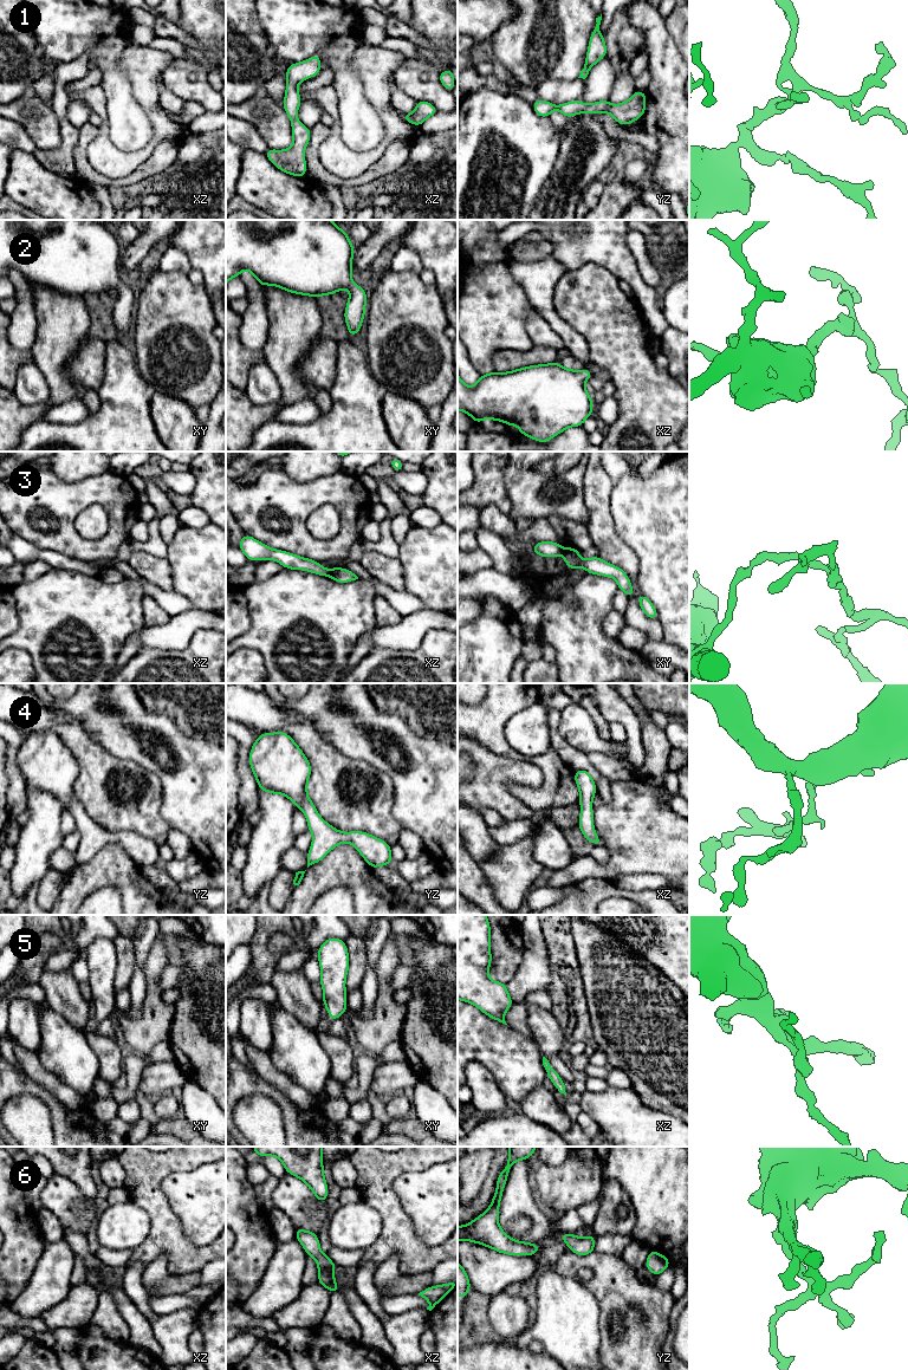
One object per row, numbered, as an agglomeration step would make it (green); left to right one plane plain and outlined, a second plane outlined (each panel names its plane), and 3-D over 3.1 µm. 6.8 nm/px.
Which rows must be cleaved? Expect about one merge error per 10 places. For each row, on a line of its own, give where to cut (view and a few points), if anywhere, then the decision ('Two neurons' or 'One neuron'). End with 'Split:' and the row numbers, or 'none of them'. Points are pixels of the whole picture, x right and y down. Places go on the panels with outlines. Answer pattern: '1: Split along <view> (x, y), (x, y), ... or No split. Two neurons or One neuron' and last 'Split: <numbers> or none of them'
1: No split. One neuron
2: No split. One neuron
3: Split along xz (331, 570), (329, 576). Two neurons
4: No split. One neuron
5: No split. One neuron
6: No split. One neuron
Split: 3

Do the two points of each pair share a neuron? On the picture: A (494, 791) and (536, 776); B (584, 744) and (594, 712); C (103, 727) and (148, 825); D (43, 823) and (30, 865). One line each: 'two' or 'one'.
A: one
B: two
C: two
D: one

